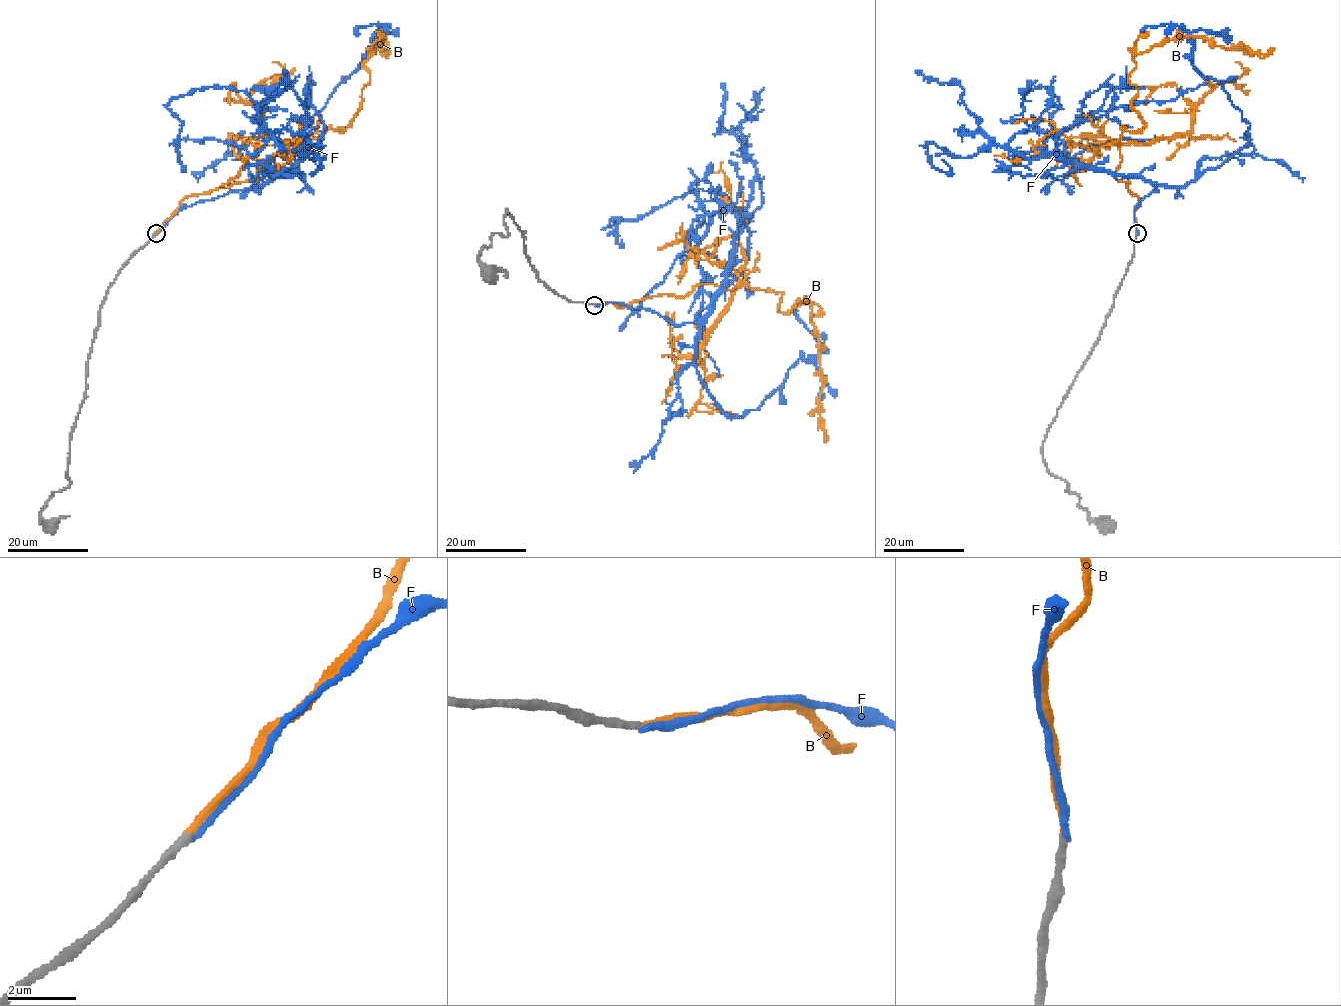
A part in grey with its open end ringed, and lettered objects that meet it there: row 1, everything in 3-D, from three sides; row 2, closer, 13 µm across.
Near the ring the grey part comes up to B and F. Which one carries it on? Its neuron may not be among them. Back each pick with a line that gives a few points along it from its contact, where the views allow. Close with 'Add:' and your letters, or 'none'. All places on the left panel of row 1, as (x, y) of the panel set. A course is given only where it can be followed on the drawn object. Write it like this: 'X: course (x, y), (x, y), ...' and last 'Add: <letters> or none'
B: course (156, 234), (185, 198), (342, 131), (370, 81), (362, 65), (381, 36), (386, 47)
Add: B

